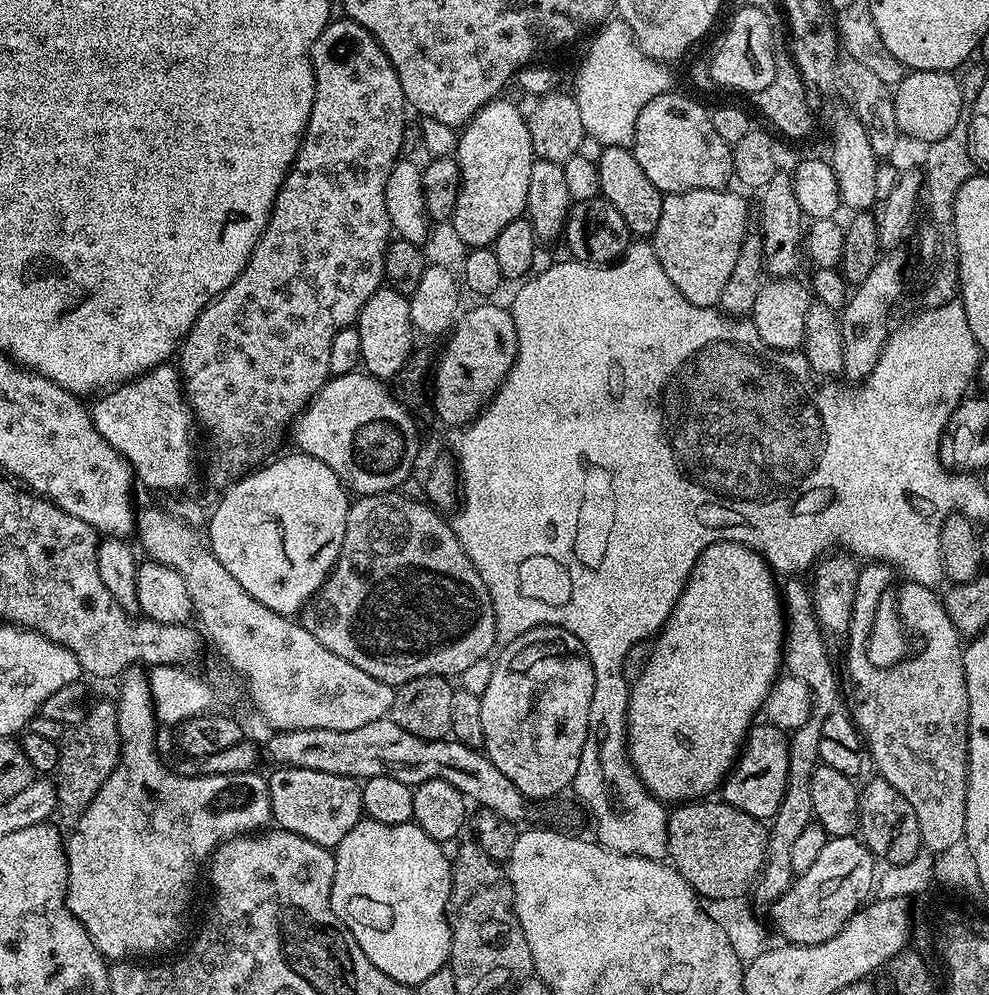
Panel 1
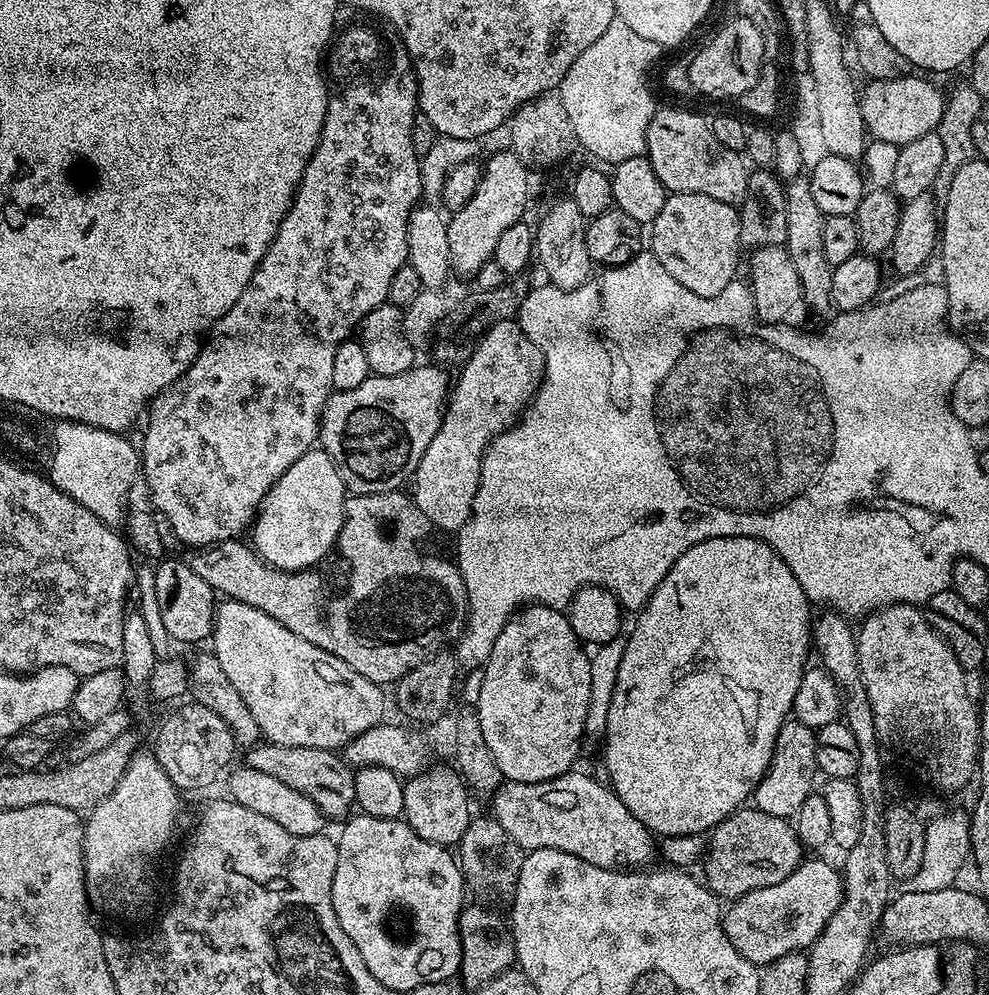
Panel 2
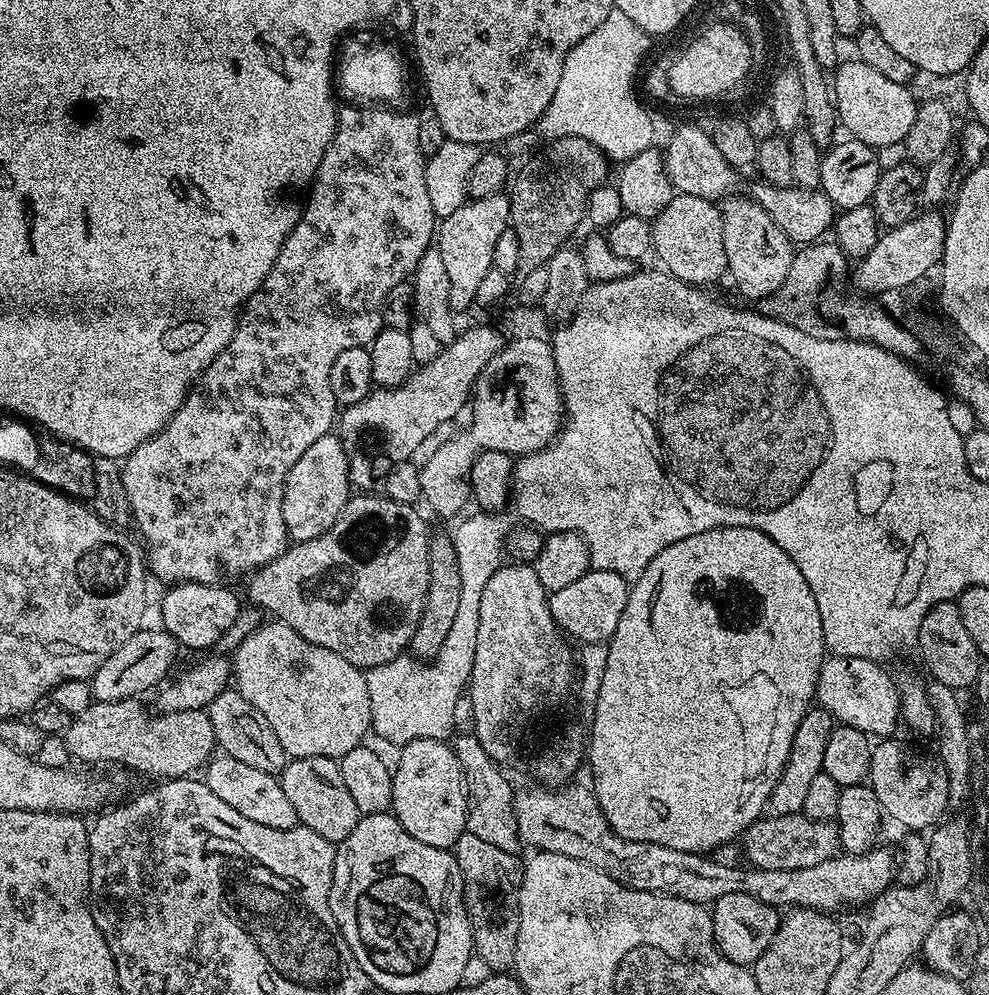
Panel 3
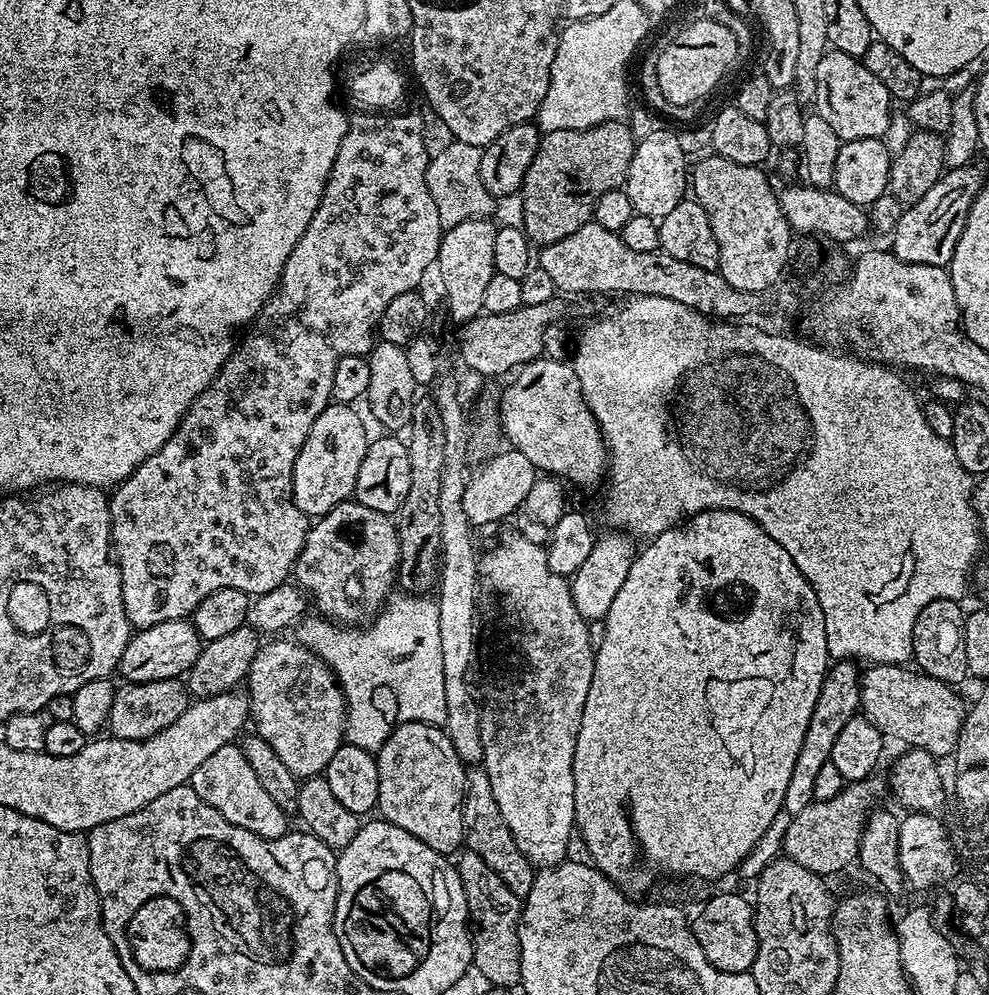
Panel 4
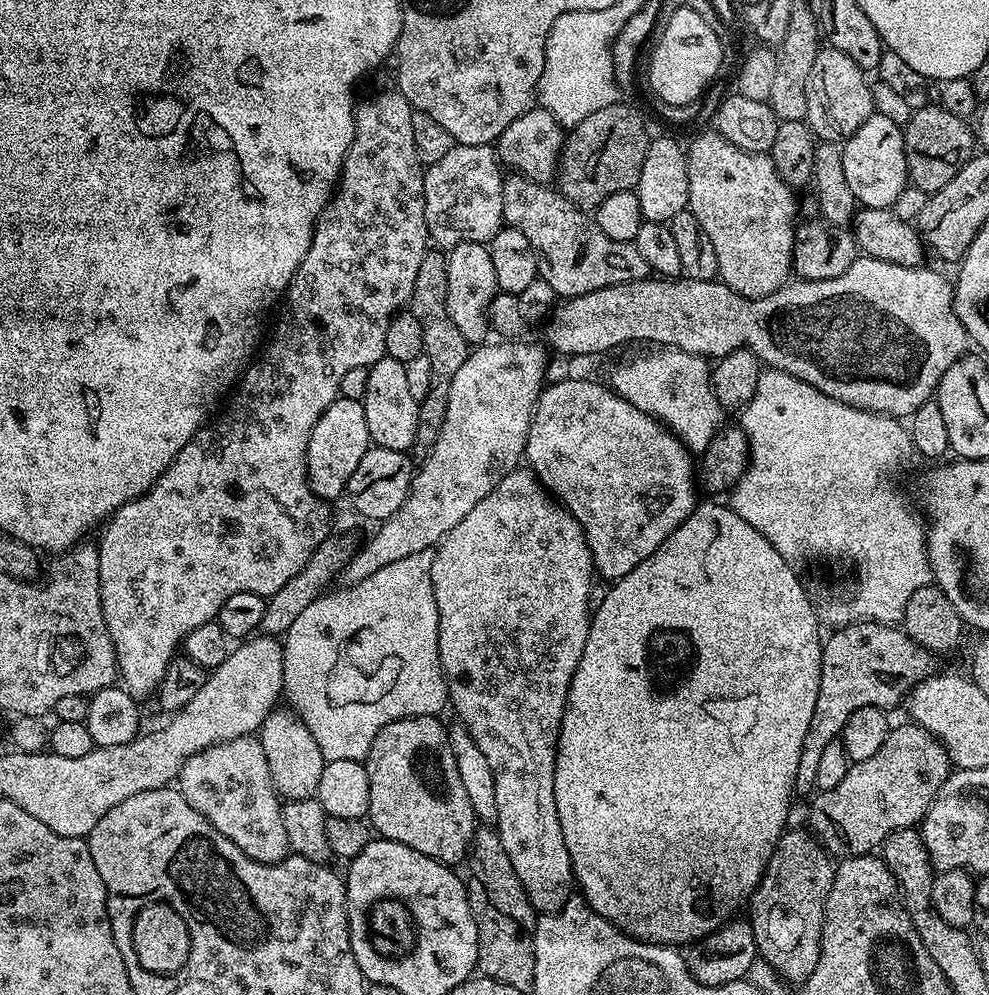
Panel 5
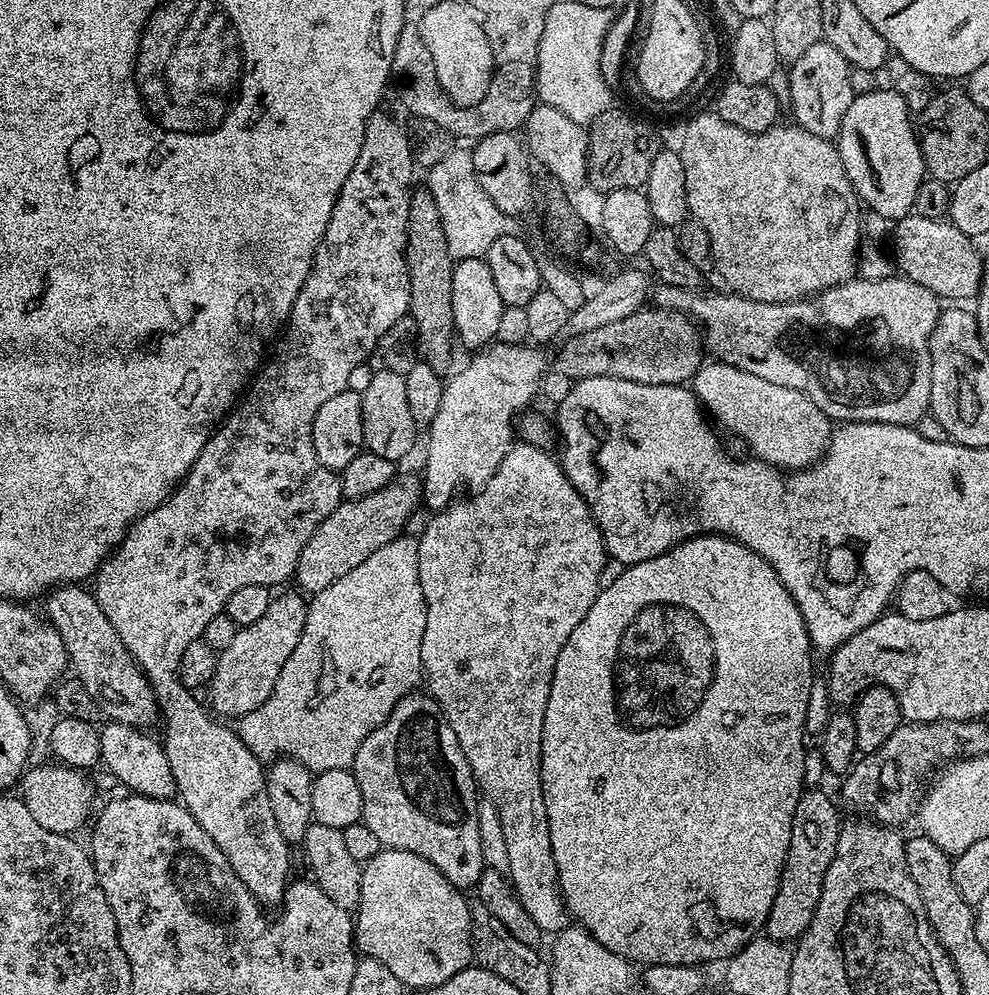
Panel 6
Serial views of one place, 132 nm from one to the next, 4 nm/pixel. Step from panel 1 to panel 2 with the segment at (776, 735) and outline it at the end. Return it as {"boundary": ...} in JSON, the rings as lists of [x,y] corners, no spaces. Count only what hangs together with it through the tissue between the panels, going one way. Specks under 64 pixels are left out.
{"boundary":[[[789,718],[778,730],[778,738],[774,746],[774,754],[766,774],[756,784],[754,806],[766,814],[774,814],[778,818],[788,820],[795,817],[798,806],[806,802],[808,795],[814,790],[812,784],[818,777],[816,767],[816,733],[813,728],[802,721]]]}

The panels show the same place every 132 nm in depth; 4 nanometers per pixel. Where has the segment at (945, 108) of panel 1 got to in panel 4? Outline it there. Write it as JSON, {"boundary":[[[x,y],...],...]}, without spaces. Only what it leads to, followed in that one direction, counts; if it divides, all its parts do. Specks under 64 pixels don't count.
{"boundary":[[[830,50],[818,66],[815,111],[834,129],[841,142],[883,137],[894,111],[892,95],[866,70],[863,59]]]}

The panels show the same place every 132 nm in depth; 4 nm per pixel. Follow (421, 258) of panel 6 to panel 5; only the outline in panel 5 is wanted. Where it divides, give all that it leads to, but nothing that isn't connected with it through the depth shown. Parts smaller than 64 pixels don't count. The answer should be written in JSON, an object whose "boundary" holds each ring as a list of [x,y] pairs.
{"boundary":[[[429,250],[422,258],[422,266],[418,266],[418,274],[414,277],[414,290],[410,301],[410,310],[414,318],[418,318],[418,326],[422,326],[422,342],[426,358],[430,358],[430,390],[426,390],[426,398],[419,400],[418,430],[414,452],[424,458],[438,440],[442,422],[446,421],[447,398],[449,397],[451,379],[461,369],[470,353],[470,345],[462,334],[458,334],[458,326],[450,322],[450,314],[446,314],[446,266],[448,257],[443,251]]]}

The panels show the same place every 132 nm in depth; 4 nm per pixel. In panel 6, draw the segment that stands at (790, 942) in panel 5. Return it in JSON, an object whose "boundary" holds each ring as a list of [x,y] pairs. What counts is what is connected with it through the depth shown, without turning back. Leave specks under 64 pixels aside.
{"boundary":[[[805,790],[800,793],[800,801],[794,810],[790,846],[780,875],[778,894],[774,898],[774,906],[770,910],[766,925],[767,935],[771,939],[796,942],[808,929],[808,923],[811,922],[814,910],[818,906],[818,898],[822,894],[822,882],[834,858],[834,850],[838,846],[842,827],[840,812],[836,809],[837,801],[833,800],[824,792]]]}

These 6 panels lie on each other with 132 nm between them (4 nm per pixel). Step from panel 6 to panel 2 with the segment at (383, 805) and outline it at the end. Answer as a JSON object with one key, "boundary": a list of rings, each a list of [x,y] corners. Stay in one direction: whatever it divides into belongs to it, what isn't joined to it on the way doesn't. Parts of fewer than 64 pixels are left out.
{"boundary":[[[429,766],[417,776],[404,780],[403,819],[412,827],[414,834],[426,842],[445,846],[459,845],[470,819],[468,796],[470,797],[469,789],[455,767]]]}

